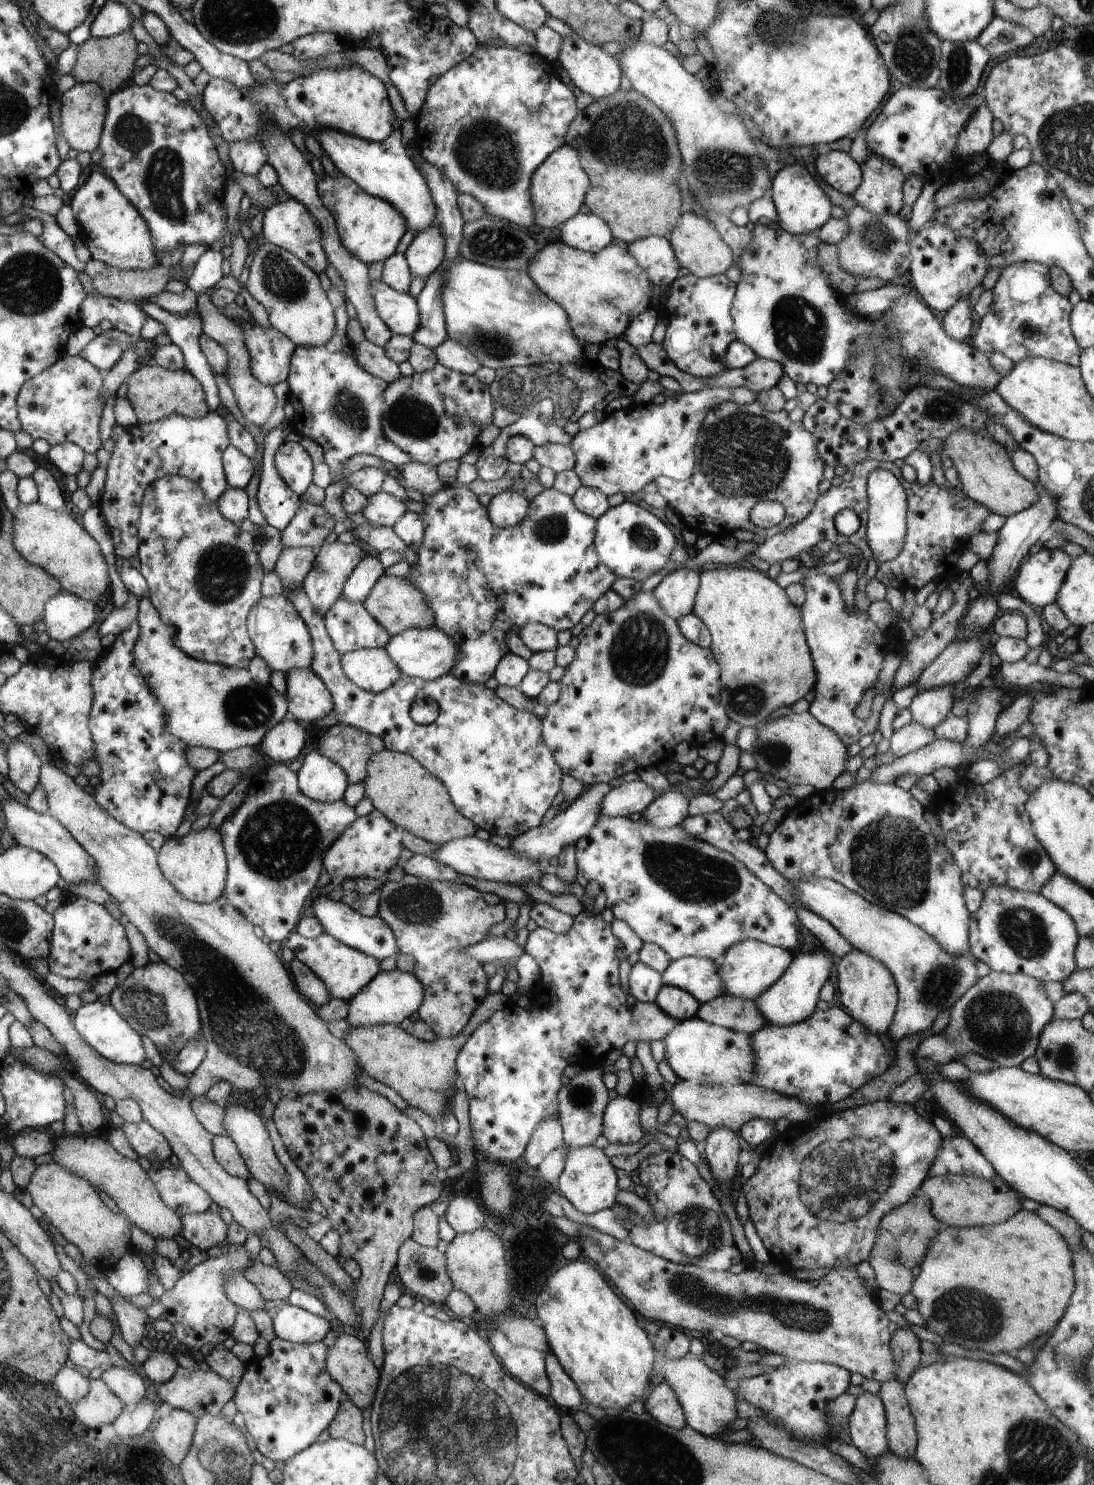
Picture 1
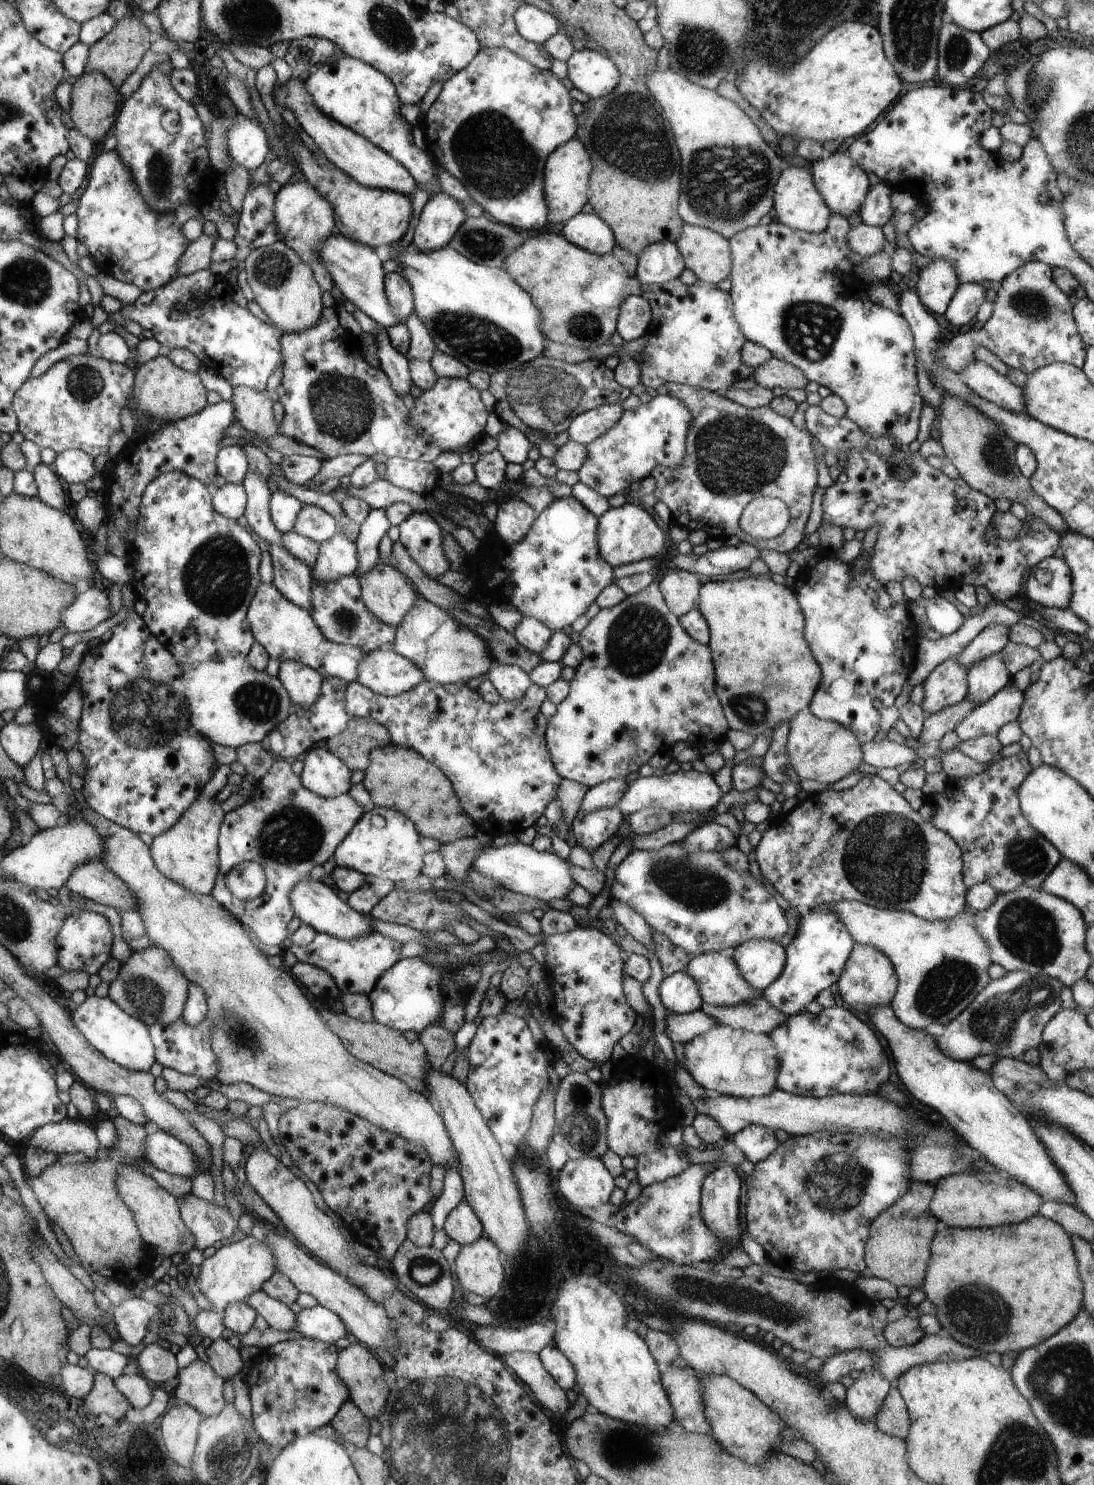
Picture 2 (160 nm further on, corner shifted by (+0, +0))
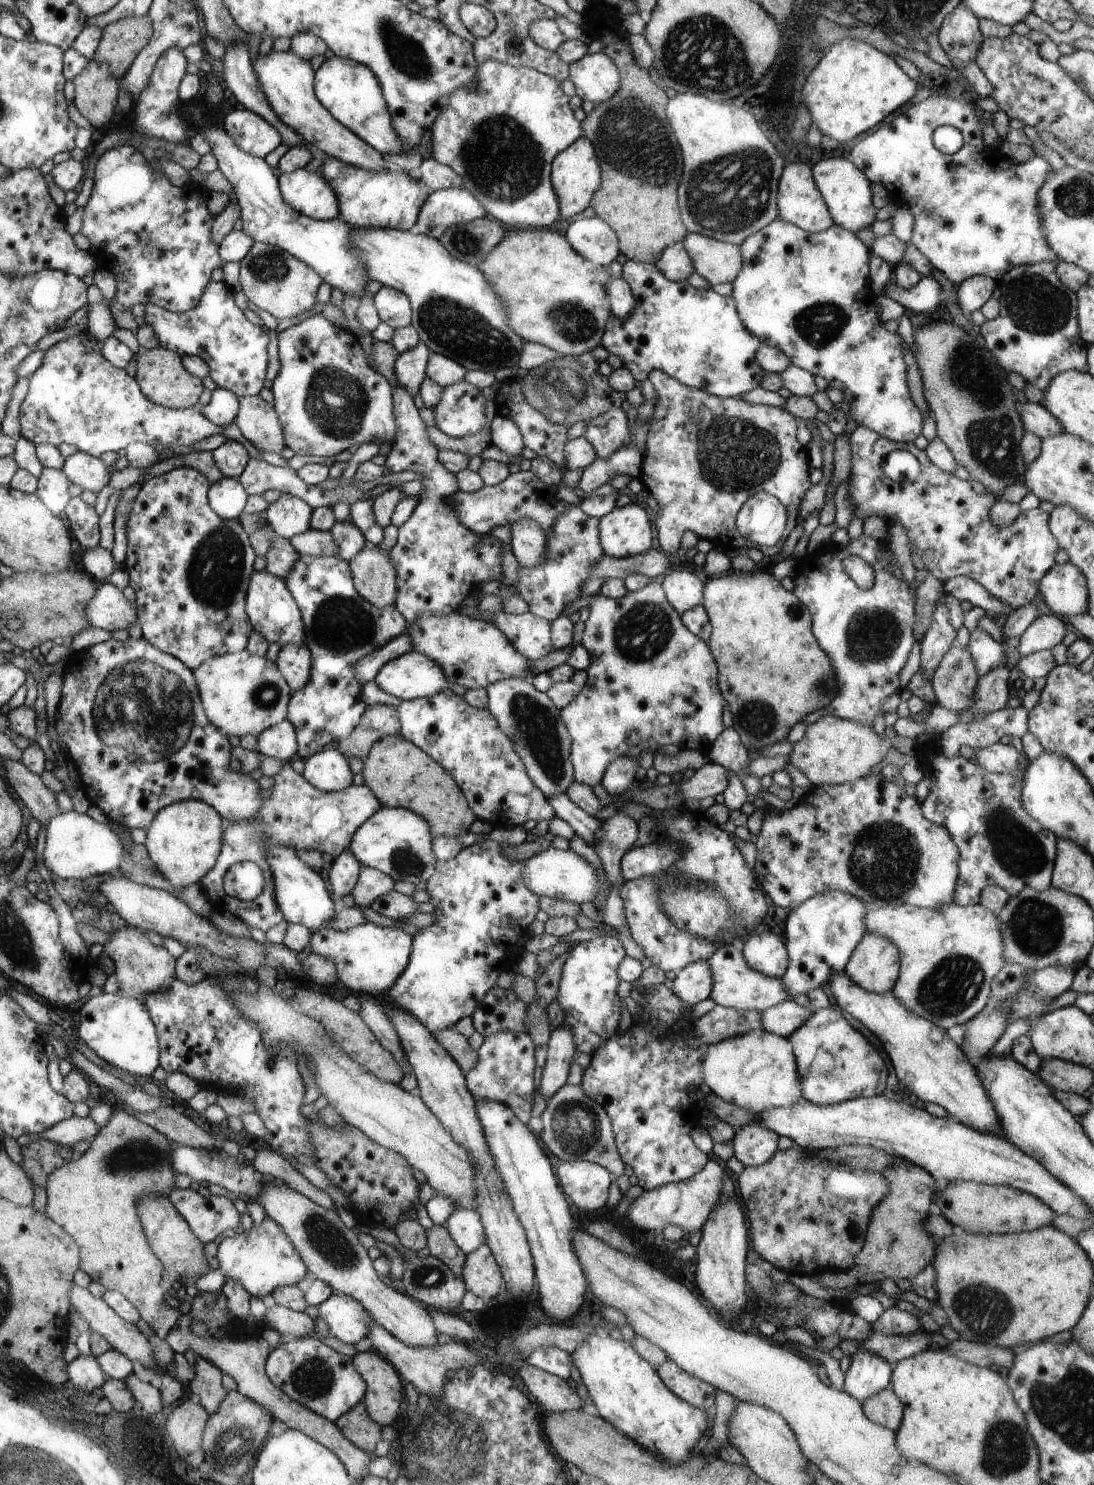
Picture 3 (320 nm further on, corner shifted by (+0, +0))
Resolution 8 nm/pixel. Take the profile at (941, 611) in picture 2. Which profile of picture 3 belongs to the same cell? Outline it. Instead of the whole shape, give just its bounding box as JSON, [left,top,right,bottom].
[793,535,917,727]

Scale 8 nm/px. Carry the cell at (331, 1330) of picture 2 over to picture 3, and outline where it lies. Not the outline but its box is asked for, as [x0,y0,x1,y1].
[318,1292,372,1344]

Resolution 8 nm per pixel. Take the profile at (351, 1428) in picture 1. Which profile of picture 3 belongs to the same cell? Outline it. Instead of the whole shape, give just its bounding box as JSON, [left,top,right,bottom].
[333,1402,382,1455]

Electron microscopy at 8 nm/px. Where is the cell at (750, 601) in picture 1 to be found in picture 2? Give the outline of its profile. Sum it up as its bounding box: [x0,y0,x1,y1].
[696,576,821,738]

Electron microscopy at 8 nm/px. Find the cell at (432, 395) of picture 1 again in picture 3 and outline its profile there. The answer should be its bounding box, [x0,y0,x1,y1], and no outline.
[432,381,486,437]

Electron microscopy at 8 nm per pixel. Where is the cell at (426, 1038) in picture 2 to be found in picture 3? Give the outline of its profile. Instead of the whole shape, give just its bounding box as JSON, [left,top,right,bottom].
[436,1027,479,1076]

